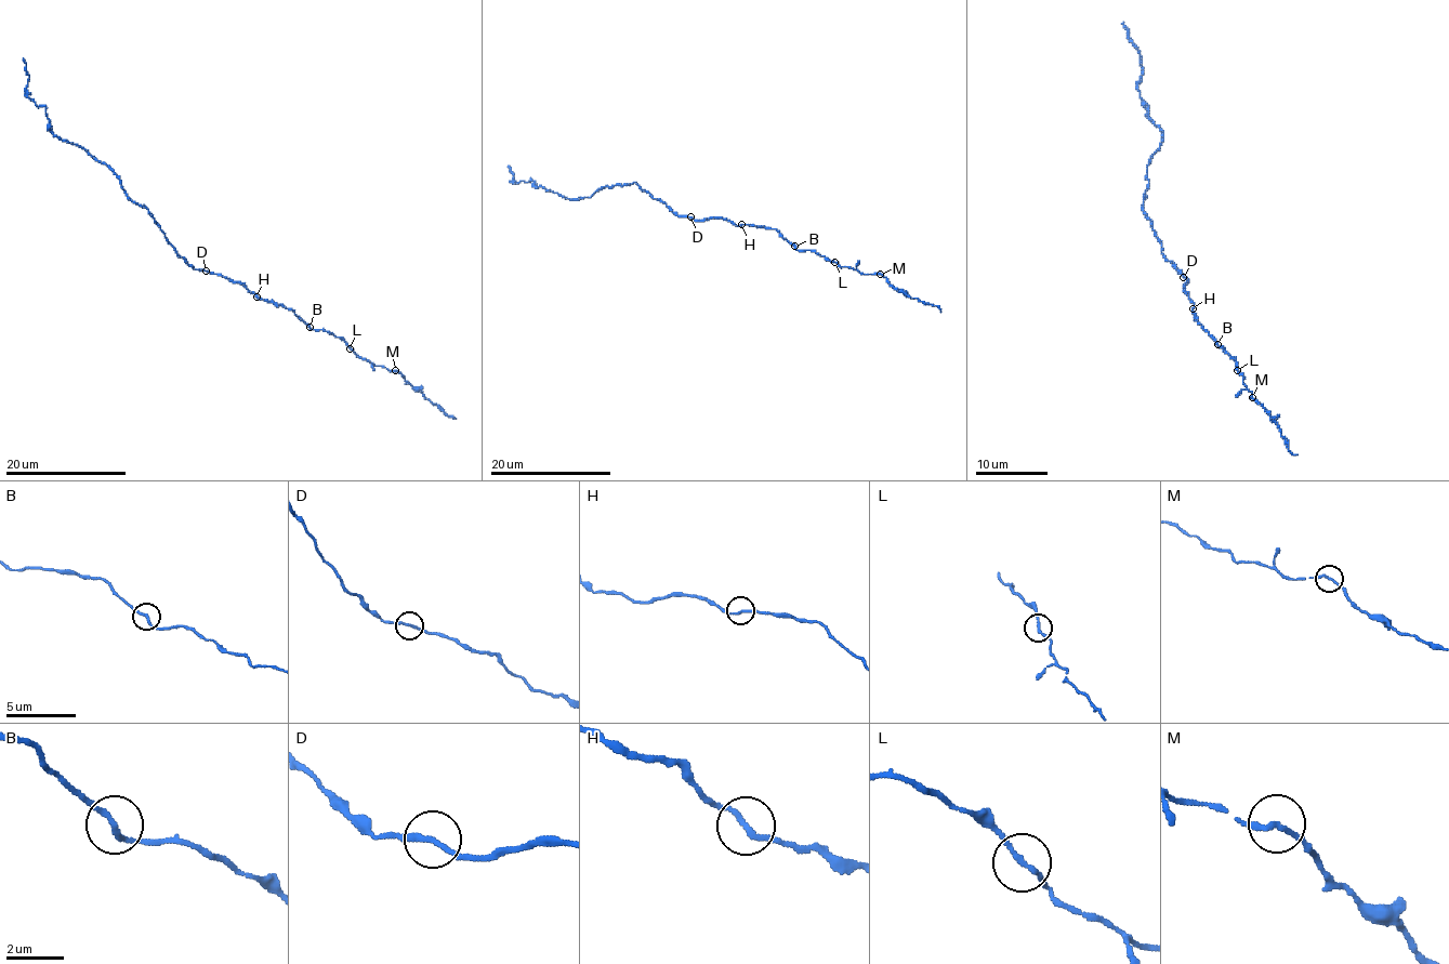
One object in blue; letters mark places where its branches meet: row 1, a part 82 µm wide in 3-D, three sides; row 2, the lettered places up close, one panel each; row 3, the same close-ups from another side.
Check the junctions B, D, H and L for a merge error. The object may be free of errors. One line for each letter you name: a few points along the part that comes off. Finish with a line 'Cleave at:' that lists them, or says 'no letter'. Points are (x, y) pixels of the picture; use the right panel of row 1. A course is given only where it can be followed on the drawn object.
Cleave at: no letter

